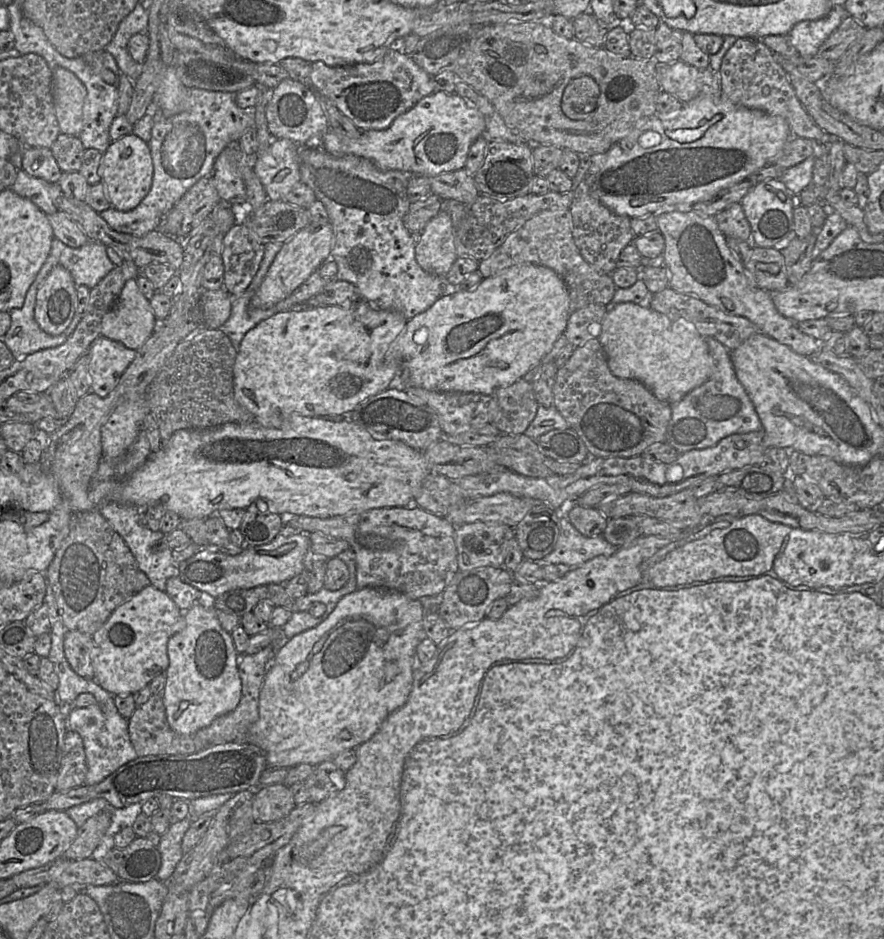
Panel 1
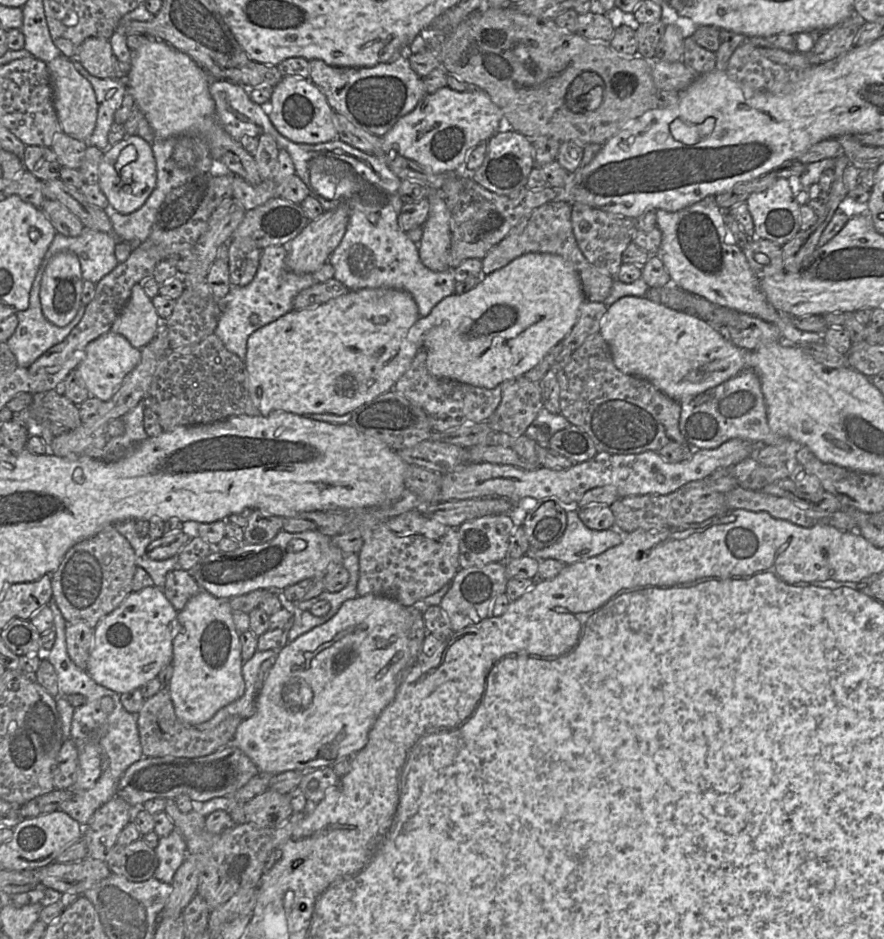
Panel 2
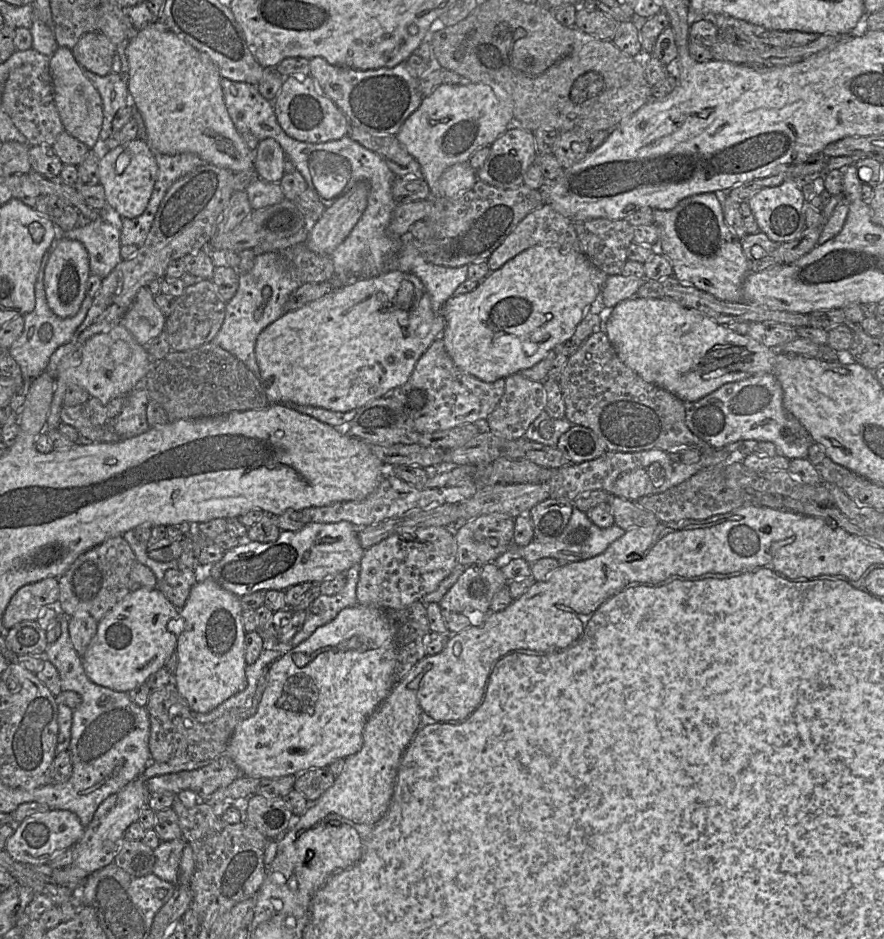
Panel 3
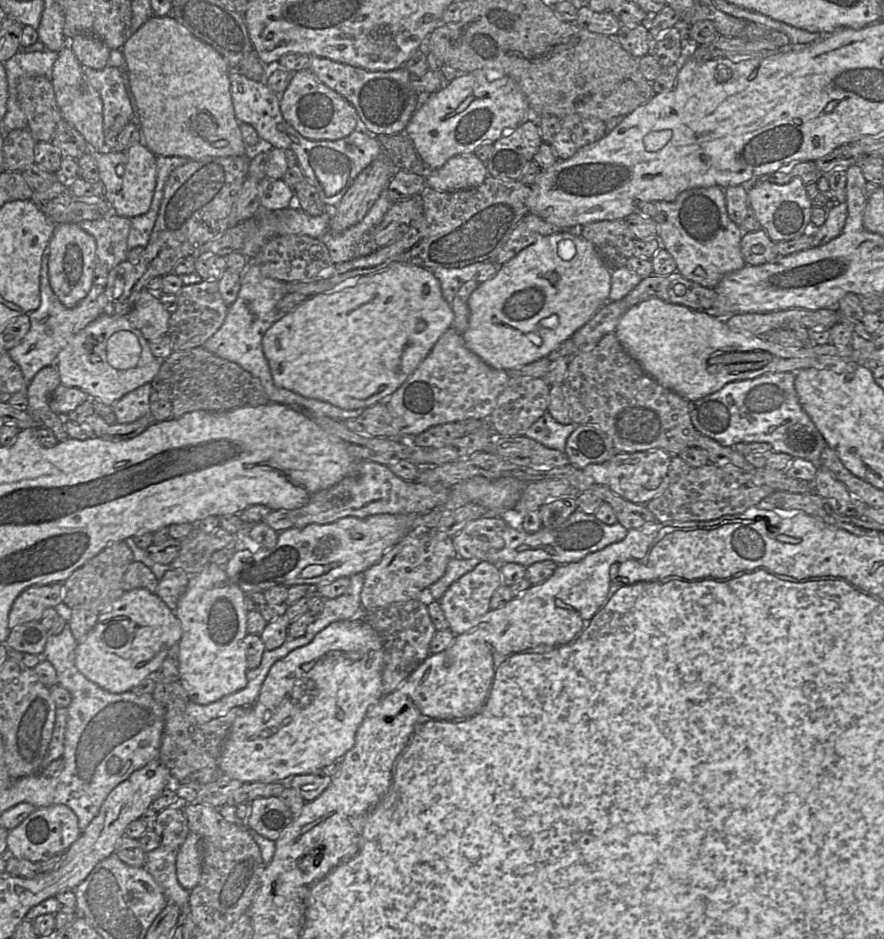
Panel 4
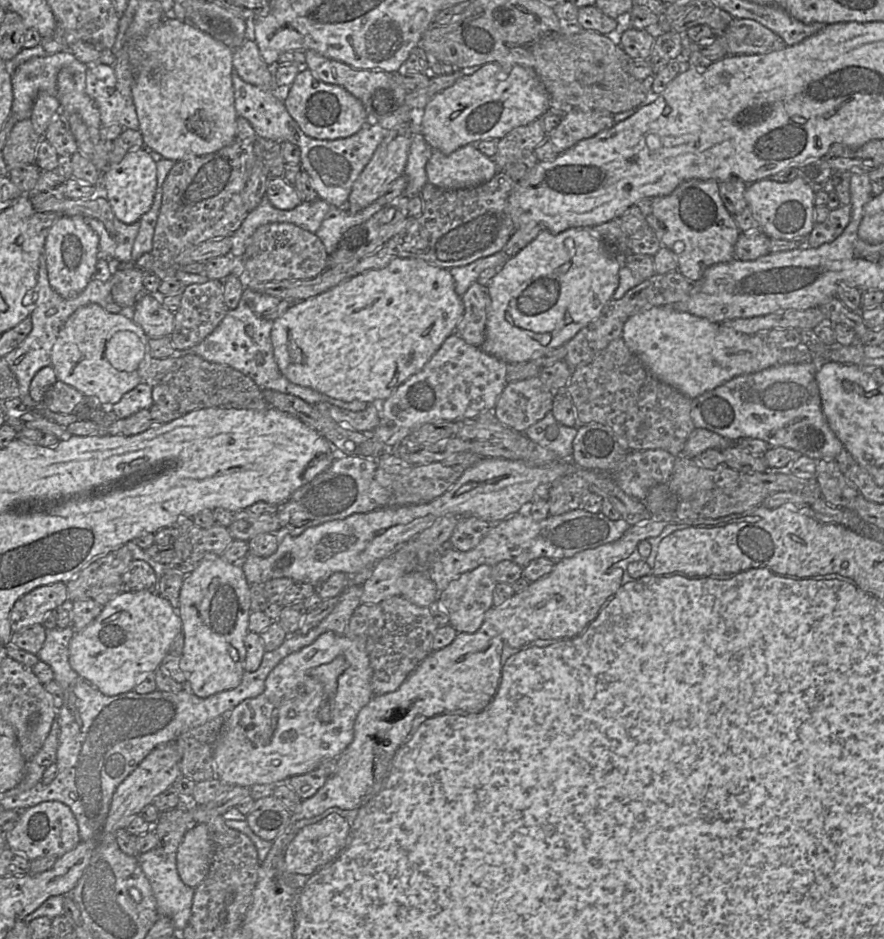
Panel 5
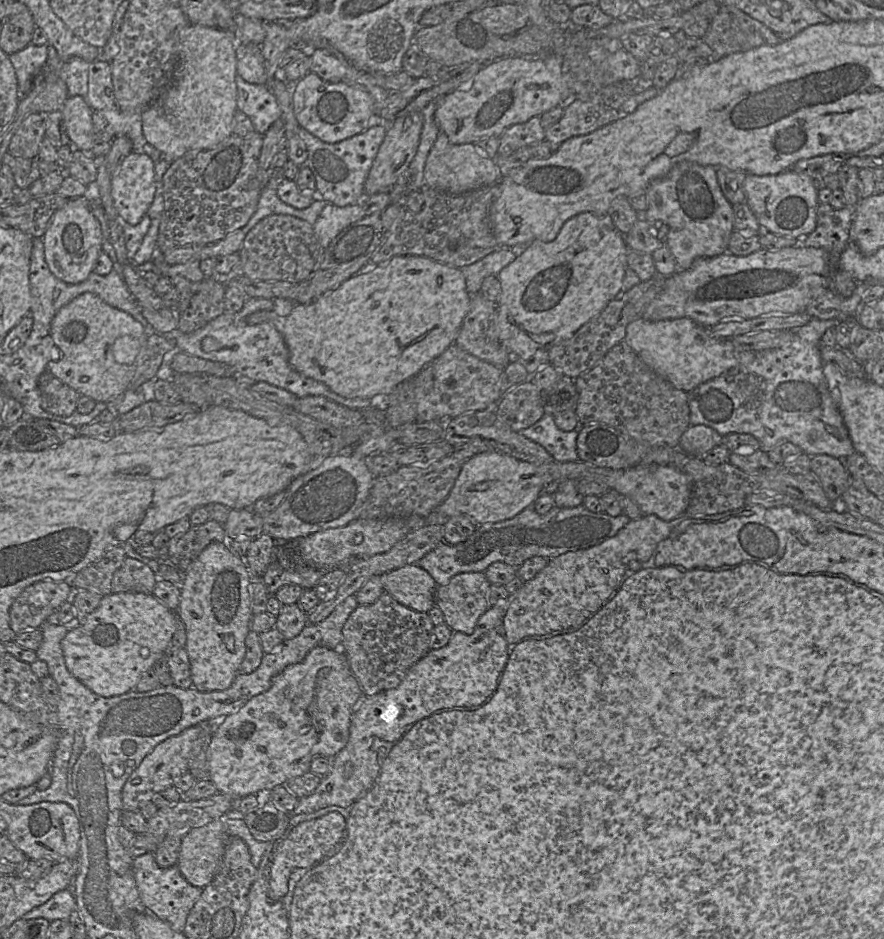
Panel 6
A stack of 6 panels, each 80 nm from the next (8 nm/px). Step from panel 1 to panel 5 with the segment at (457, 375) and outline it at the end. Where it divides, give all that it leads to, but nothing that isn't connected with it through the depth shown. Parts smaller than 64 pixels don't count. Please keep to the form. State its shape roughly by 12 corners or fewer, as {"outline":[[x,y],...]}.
{"outline":[[590,228],[542,230],[487,286],[480,349],[565,345],[623,265]]}

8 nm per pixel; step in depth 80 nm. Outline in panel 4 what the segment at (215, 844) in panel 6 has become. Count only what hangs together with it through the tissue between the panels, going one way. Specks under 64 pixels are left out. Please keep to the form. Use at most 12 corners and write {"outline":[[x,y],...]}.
{"outline":[[189,831],[178,850],[176,874],[191,891],[202,871],[202,841]]}

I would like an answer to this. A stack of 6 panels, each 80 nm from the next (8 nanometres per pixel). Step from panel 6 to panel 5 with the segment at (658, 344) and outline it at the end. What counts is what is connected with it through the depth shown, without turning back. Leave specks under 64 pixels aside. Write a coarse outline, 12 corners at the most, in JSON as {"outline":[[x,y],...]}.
{"outline":[[670,306],[621,338],[656,379],[694,399],[740,375],[815,363]]}

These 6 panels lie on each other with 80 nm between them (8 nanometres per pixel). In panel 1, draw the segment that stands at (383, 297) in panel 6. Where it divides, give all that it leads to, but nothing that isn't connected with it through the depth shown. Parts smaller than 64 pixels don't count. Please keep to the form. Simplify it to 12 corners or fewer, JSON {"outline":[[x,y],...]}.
{"outline":[[364,299],[273,315],[237,349],[264,427],[394,385],[407,320]]}

